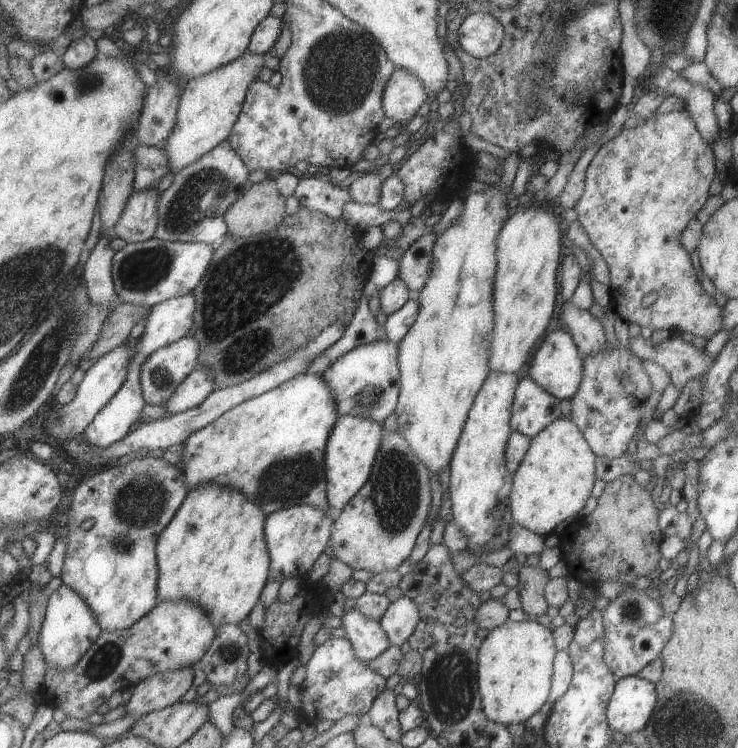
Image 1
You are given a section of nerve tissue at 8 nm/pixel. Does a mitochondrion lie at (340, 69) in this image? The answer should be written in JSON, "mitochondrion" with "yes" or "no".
{"mitochondrion":"yes"}

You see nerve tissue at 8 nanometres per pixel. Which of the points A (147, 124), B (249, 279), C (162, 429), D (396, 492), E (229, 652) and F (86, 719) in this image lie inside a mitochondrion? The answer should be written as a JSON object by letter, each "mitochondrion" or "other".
{"A":"other","B":"mitochondrion","C":"other","D":"mitochondrion","E":"mitochondrion","F":"other"}

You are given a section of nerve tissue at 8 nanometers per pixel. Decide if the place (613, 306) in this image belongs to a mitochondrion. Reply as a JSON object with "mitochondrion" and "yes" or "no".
{"mitochondrion":"no"}

